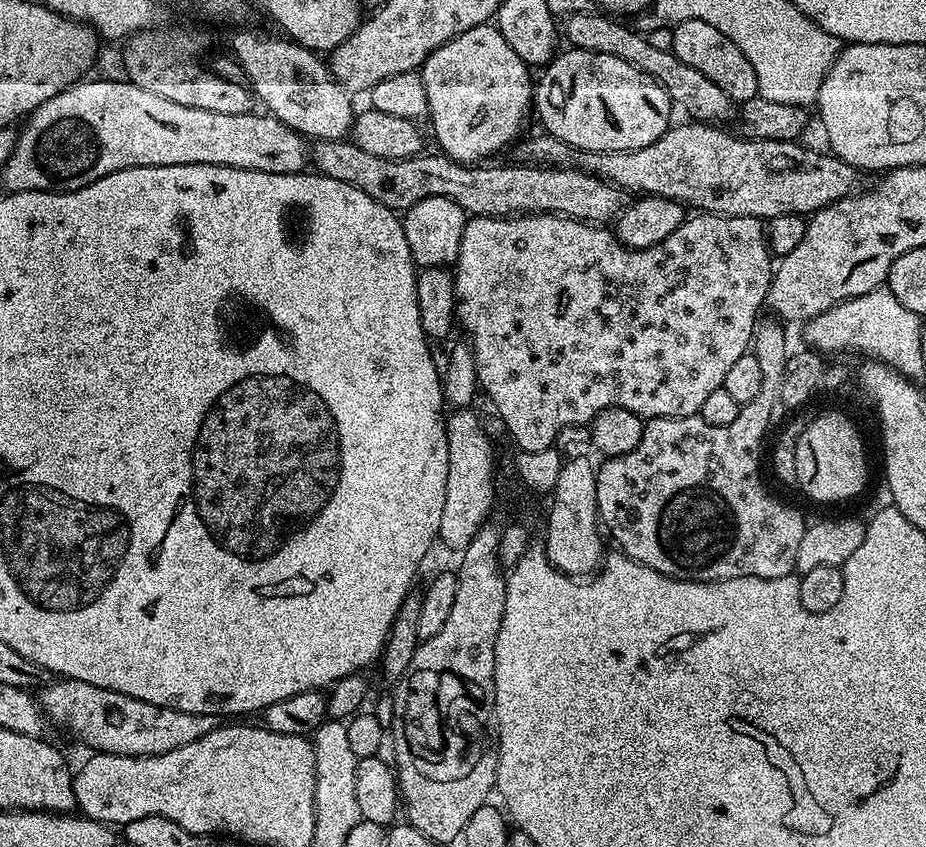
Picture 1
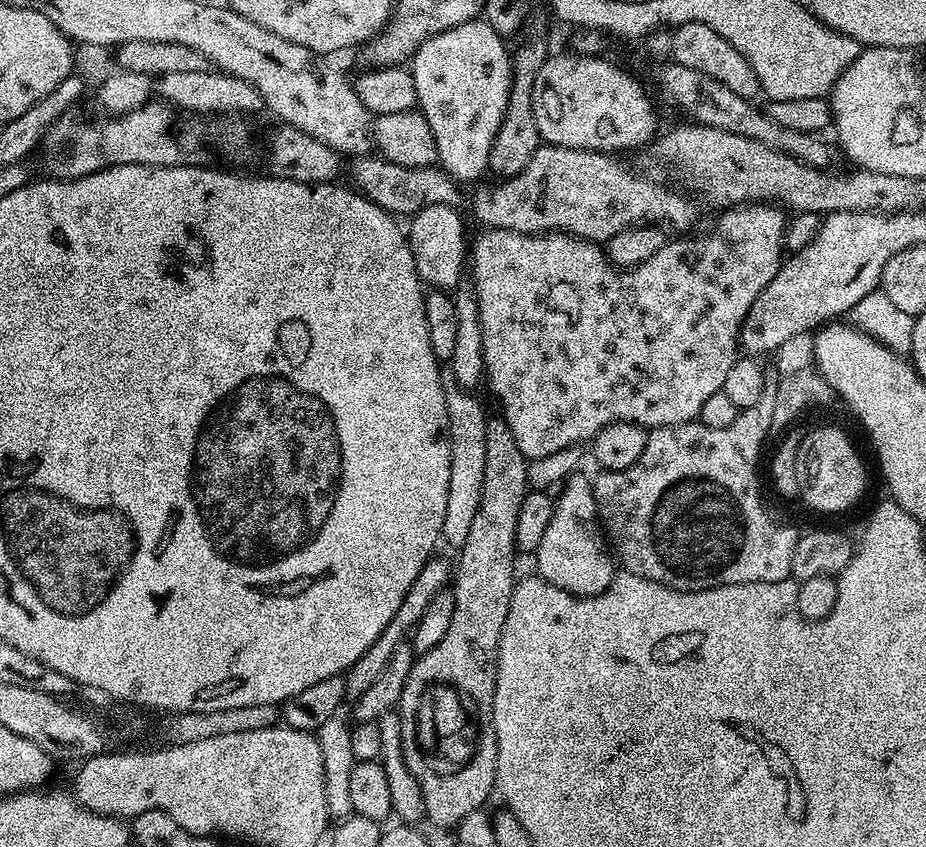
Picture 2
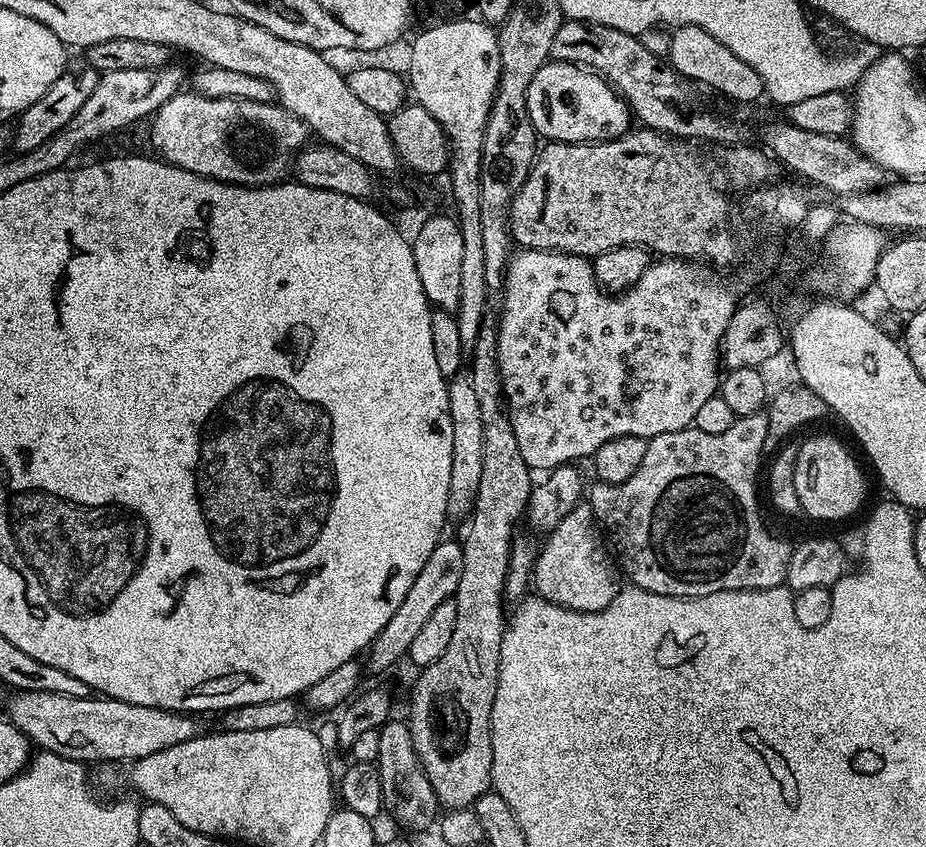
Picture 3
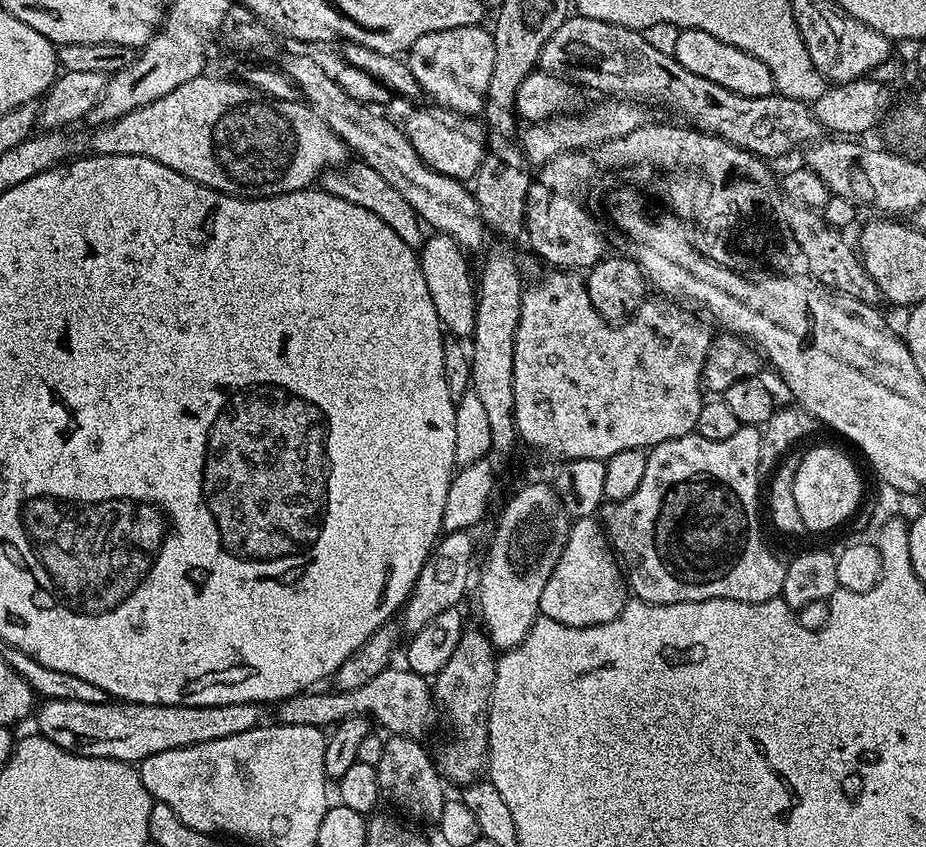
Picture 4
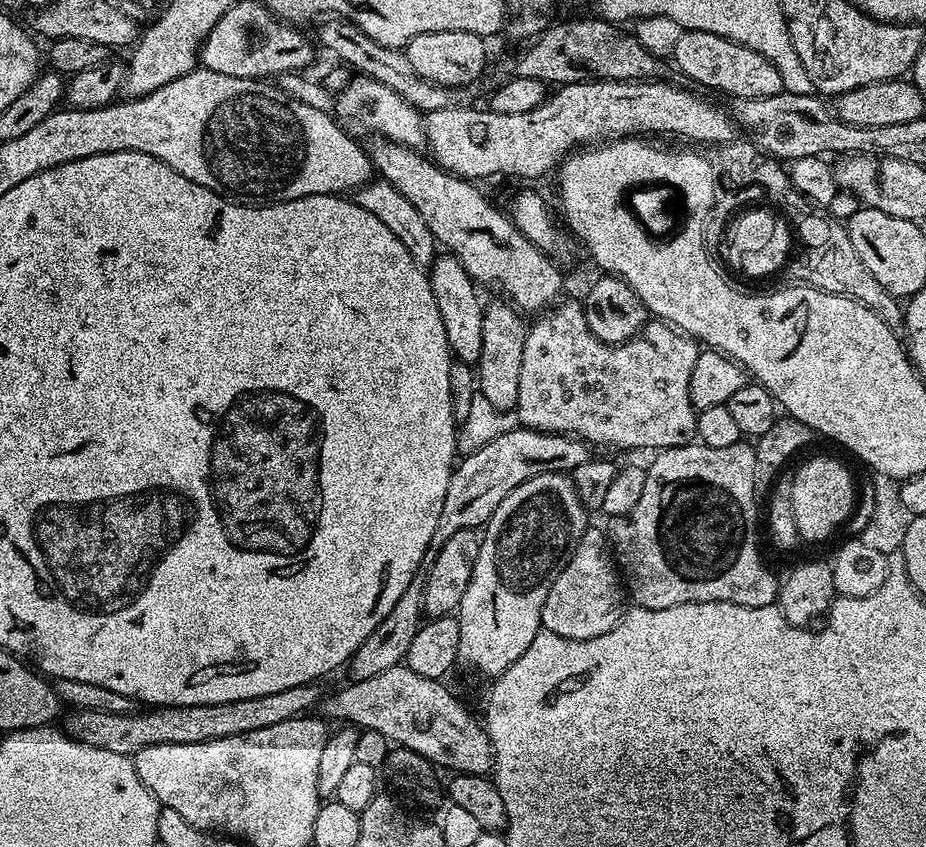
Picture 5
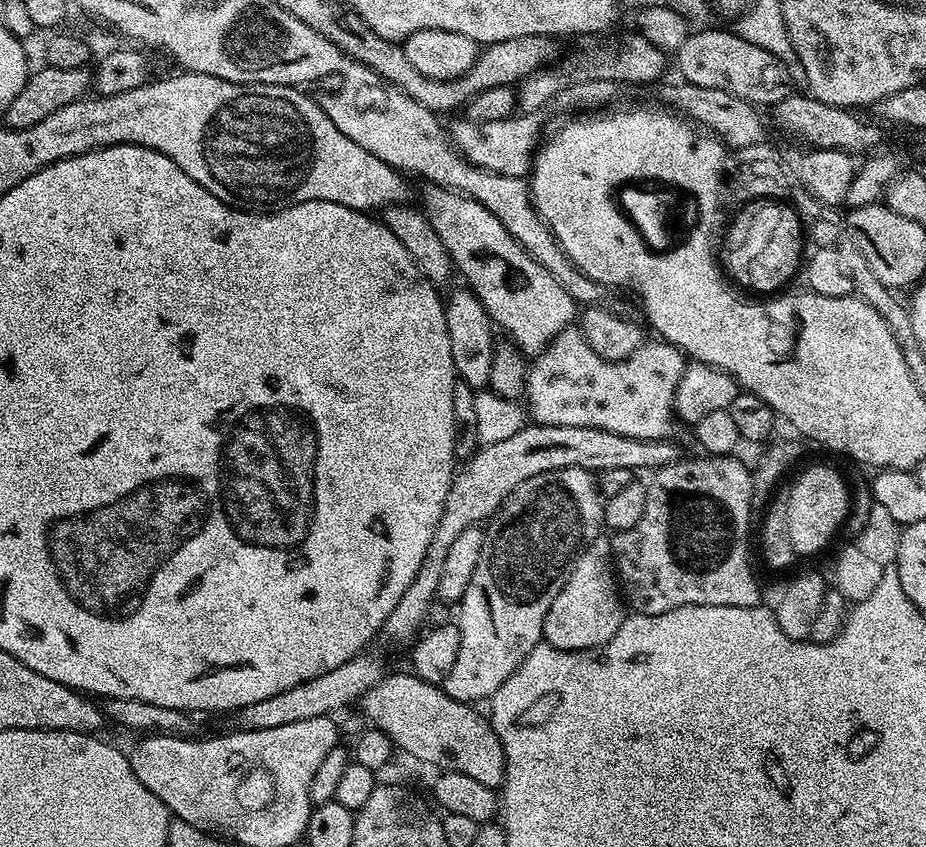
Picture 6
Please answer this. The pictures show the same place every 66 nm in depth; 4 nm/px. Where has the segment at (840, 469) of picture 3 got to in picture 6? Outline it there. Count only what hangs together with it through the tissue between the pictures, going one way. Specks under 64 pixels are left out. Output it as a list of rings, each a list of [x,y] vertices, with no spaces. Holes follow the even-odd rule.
[[[816,464],[808,468],[792,484],[786,493],[788,502],[788,529],[790,542],[797,557],[812,556],[820,552],[832,540],[832,535],[840,528],[840,523],[848,516],[848,488],[844,480],[832,468]]]

